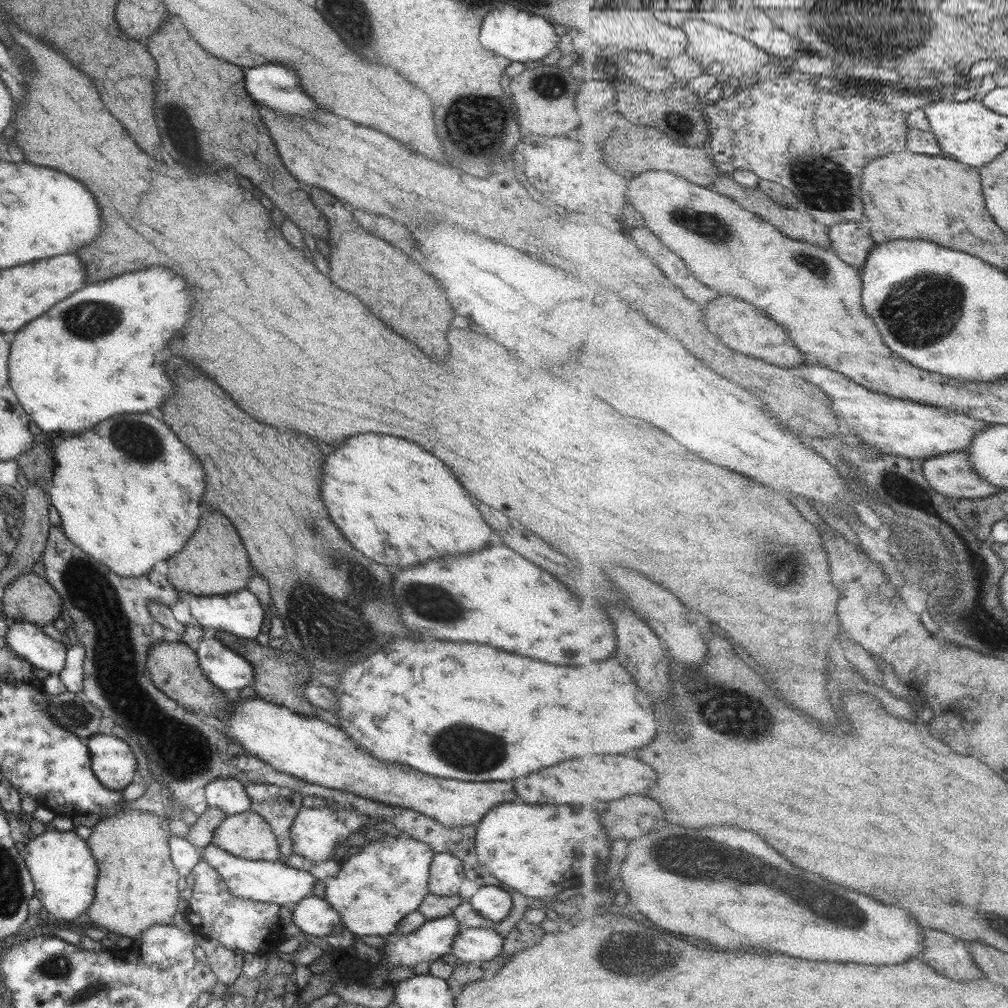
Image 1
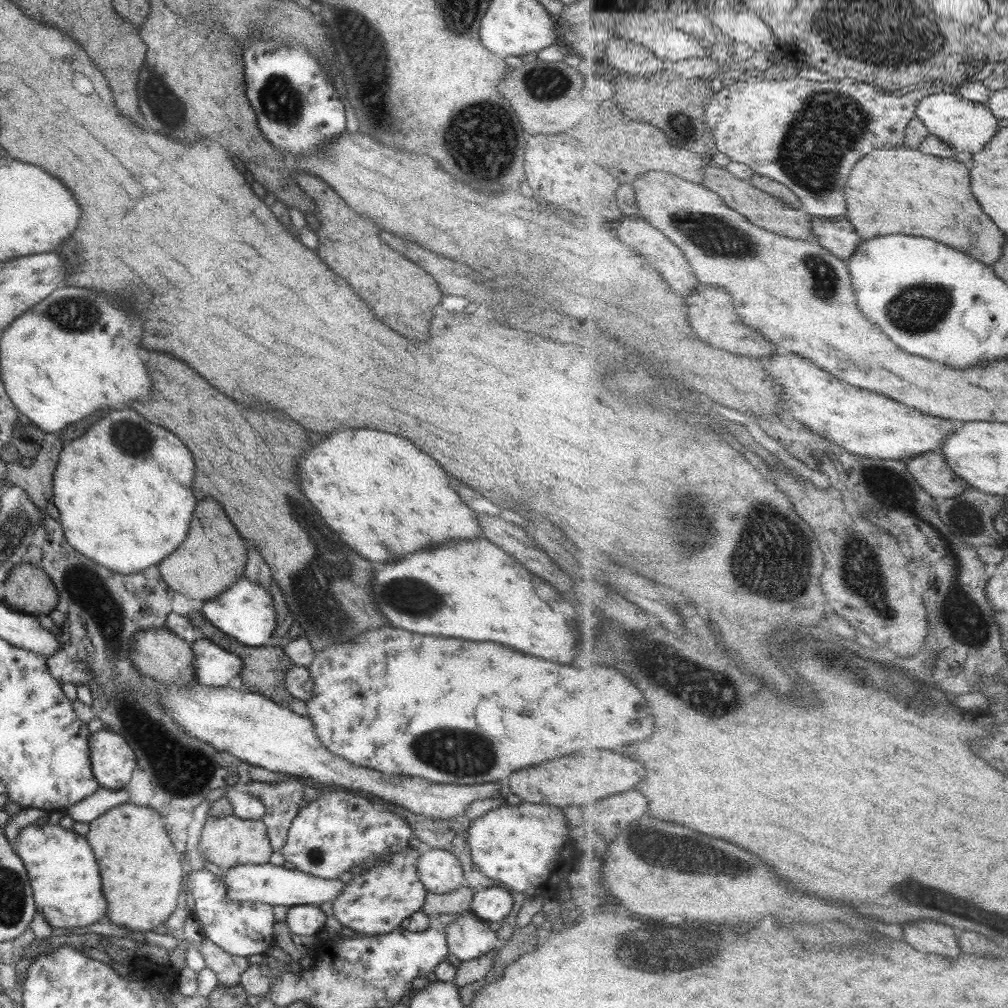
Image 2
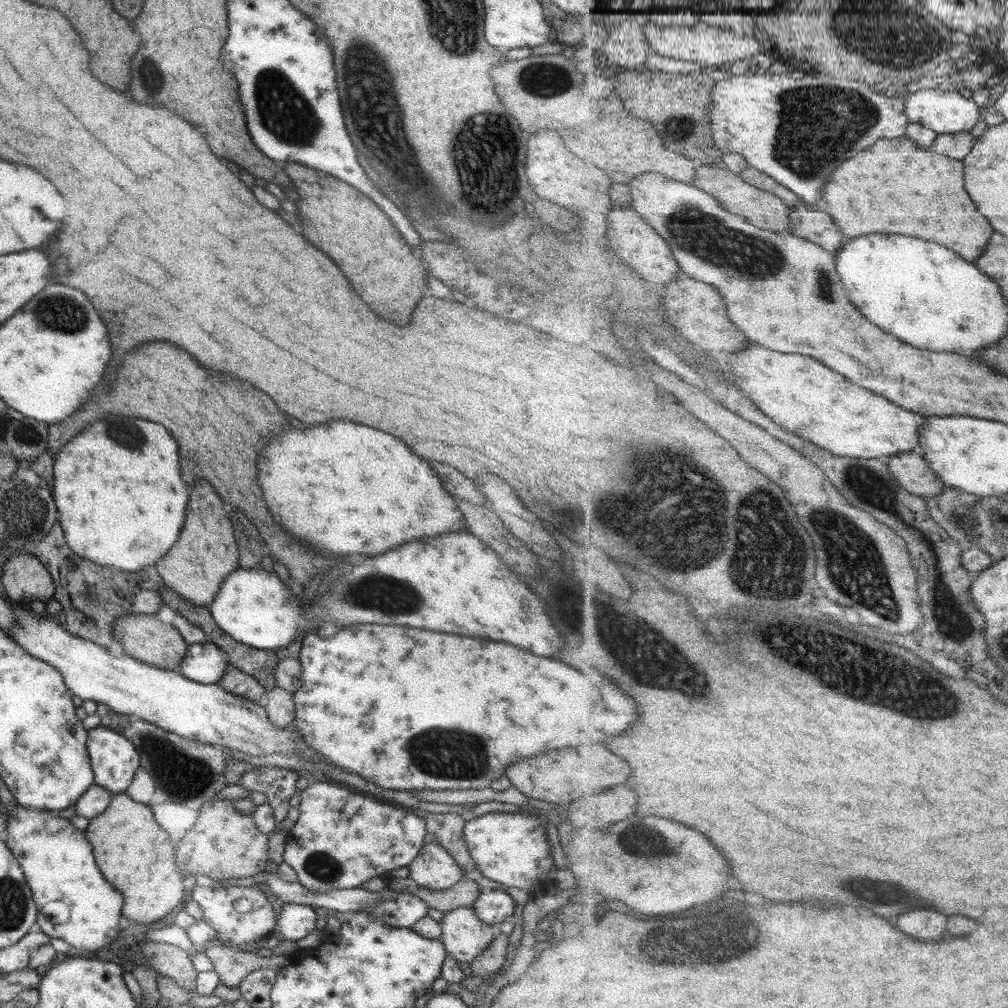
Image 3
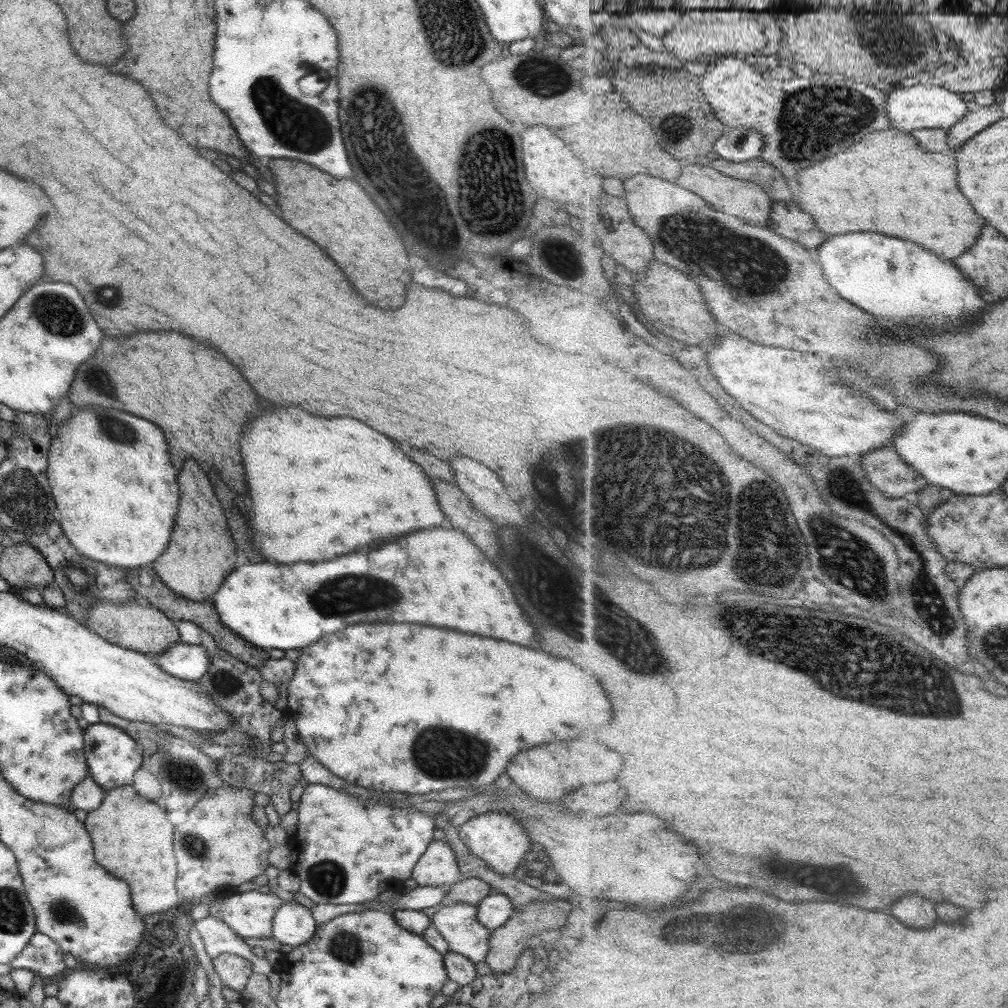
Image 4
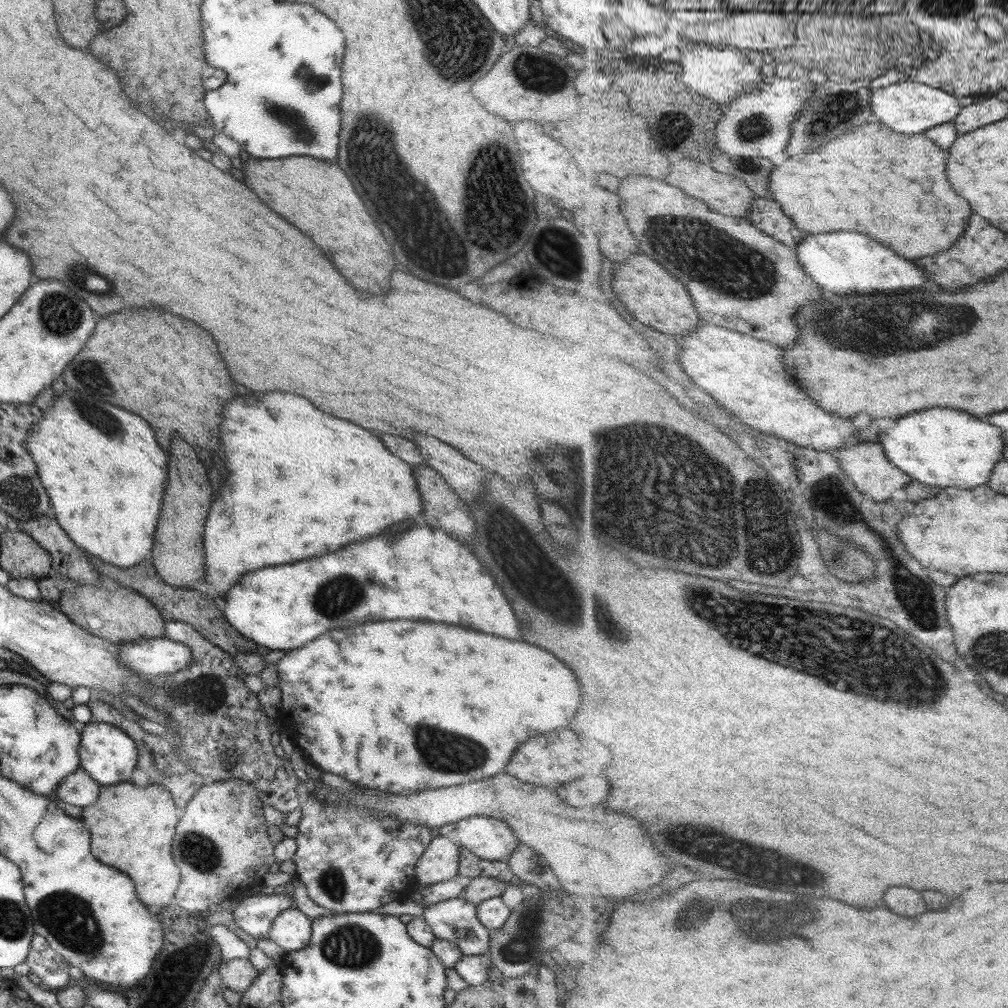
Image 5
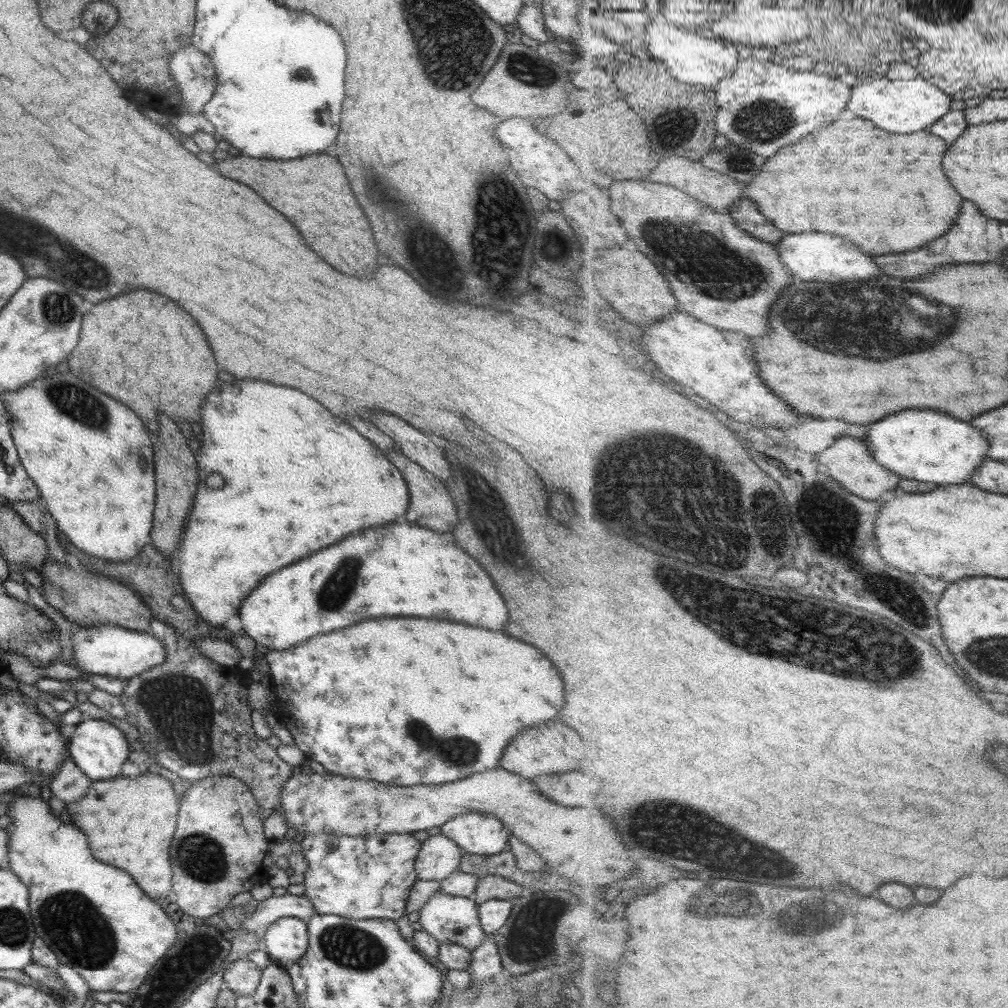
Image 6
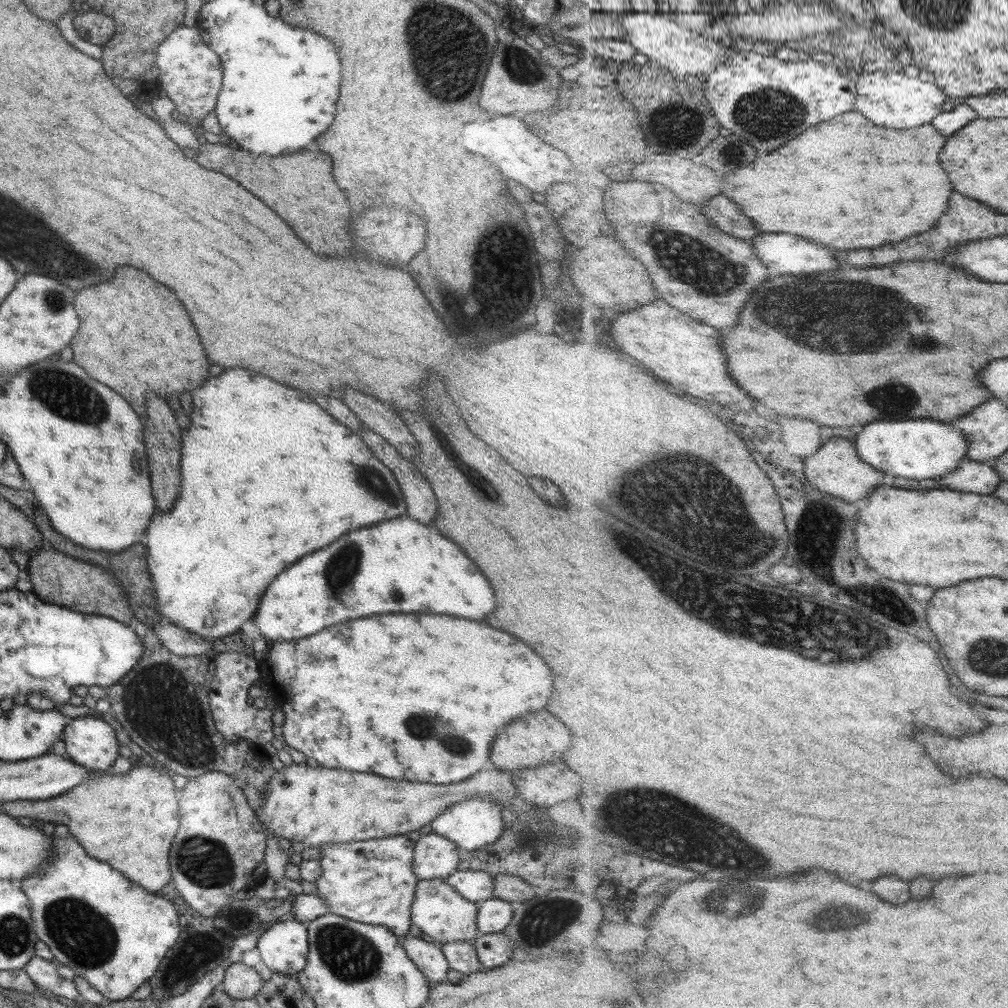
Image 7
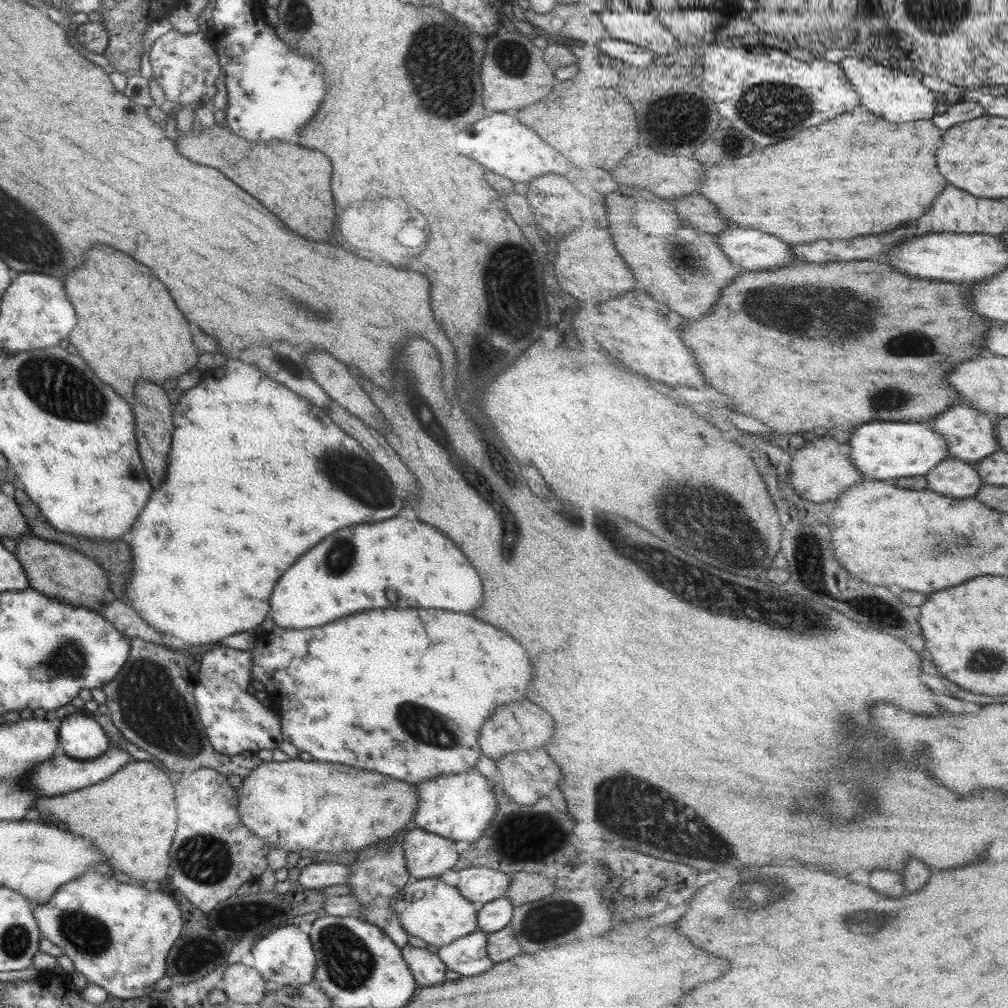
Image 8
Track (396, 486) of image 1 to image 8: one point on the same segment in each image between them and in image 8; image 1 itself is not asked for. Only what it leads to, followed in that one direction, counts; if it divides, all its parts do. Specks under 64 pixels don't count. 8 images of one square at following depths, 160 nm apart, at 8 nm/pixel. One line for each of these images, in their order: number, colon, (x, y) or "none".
2: (369, 487)
3: (341, 487)
4: (319, 488)
5: (302, 484)
6: (297, 479)
7: (266, 477)
8: (256, 476)

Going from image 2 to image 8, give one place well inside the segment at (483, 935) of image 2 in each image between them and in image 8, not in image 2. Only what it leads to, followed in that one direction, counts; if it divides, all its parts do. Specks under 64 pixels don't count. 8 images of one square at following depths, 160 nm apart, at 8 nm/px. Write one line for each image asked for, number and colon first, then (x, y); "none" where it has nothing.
3: (463, 935)
4: (456, 922)
5: (454, 920)
6: (449, 919)
7: (437, 910)
8: (427, 908)

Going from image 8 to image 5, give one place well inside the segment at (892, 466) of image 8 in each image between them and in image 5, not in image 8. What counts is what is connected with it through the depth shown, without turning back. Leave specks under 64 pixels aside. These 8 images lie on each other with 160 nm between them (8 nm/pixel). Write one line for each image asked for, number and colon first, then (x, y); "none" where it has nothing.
5: (941, 447)
6: (928, 446)
7: (924, 449)

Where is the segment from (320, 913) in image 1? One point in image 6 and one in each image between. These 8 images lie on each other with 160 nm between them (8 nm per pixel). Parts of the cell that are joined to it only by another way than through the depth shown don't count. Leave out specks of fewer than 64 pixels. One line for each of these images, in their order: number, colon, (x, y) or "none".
2: (304, 920)
3: (295, 921)
4: (292, 924)
5: (291, 930)
6: (284, 940)

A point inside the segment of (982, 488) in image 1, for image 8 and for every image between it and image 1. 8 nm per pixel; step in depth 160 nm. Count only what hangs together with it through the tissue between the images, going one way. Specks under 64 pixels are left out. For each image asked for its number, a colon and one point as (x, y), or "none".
2: (932, 471)
3: (911, 469)
4: (889, 471)
5: (872, 471)
6: (848, 460)
7: (837, 468)
8: (820, 471)

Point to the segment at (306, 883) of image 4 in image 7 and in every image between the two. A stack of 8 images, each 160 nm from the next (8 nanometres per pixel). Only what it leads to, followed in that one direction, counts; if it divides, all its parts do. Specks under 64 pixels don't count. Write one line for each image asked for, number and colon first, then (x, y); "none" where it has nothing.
5: (350, 861)
6: (360, 877)
7: (371, 881)

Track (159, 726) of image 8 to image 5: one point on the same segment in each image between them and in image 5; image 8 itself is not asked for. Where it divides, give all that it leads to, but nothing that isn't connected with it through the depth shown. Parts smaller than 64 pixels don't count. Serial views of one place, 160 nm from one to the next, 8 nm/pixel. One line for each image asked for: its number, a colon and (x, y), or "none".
5: (223, 733)
6: (195, 722)
7: (162, 704)

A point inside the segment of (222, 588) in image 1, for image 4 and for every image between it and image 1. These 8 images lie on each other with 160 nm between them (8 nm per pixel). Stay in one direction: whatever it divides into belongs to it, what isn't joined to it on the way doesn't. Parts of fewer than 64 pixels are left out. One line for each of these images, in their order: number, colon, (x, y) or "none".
2: (211, 558)
3: (205, 553)
4: (200, 553)

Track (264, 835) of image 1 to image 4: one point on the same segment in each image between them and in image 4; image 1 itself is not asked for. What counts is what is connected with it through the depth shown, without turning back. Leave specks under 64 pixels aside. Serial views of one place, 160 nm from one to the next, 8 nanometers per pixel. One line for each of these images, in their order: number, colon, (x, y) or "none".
2: (228, 841)
3: (223, 843)
4: (218, 845)

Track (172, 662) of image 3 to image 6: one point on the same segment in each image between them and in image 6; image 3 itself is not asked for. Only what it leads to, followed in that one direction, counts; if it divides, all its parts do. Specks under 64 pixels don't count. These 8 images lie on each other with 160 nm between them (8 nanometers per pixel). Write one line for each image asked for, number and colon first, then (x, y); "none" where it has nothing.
4: (147, 631)
5: (122, 616)
6: (86, 599)

